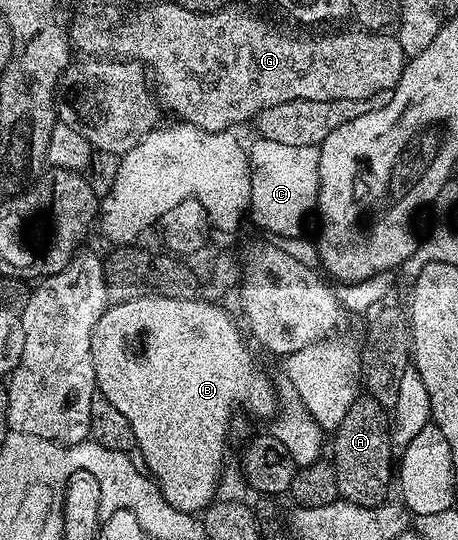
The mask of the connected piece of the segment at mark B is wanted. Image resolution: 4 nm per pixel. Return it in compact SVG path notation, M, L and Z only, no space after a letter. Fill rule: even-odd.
M157 296L134 298L130 302L109 306L102 314L102 318L98 318L92 331L92 361L94 362L94 374L96 375L96 387L99 395L104 396L106 402L110 402L110 406L116 407L124 415L126 422L130 422L130 430L134 430L134 438L136 439L135 451L140 452L141 458L144 459L145 465L143 464L143 467L156 487L160 489L163 503L193 514L203 513L204 509L217 499L216 483L220 480L220 467L224 464L224 439L228 436L228 423L232 420L232 407L249 408L254 415L269 416L269 418L275 417L278 412L278 397L273 381L268 381L260 373L260 368L256 365L251 350L248 349L249 341L246 339L241 325L239 323L236 325L232 321L231 314L223 306L223 303L201 298L194 300L158 298Z

